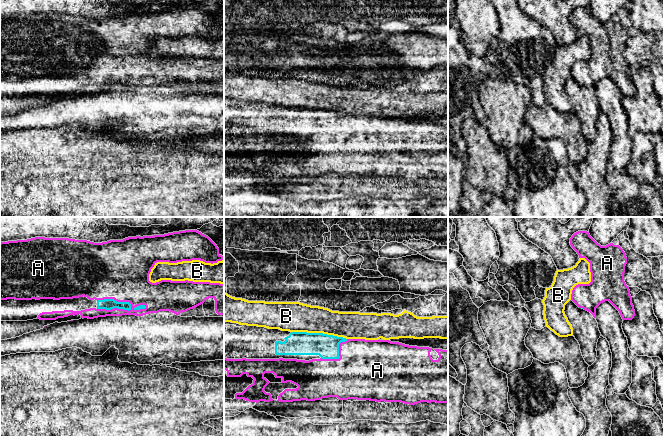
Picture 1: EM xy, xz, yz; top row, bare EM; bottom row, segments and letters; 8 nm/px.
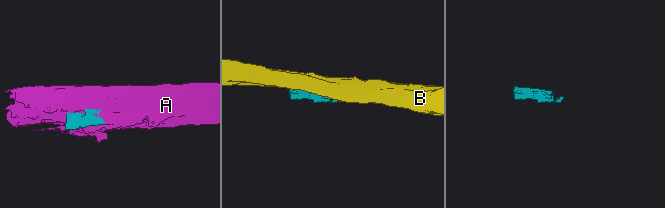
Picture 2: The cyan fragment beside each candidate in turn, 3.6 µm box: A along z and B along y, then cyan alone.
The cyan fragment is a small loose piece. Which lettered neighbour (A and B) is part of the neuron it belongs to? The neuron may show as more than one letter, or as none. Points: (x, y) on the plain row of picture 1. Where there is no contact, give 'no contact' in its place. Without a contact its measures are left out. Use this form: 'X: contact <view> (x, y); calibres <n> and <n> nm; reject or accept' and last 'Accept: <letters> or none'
A: contact xy (116, 77); calibres 90 and 480 nm; accept
B: contact xz (319, 109); calibres 190 and 240 nm; reject
Accept: A

